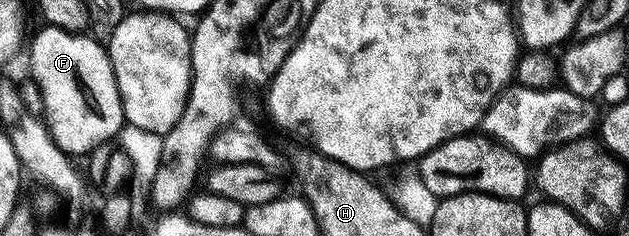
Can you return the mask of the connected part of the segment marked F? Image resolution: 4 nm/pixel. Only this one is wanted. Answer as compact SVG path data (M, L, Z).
M42 27L30 47L29 76L40 87L40 95L44 95L44 124L50 130L50 137L67 155L90 153L124 129L122 96L114 78L110 55L103 46L101 49L97 44L101 45L90 35Z

